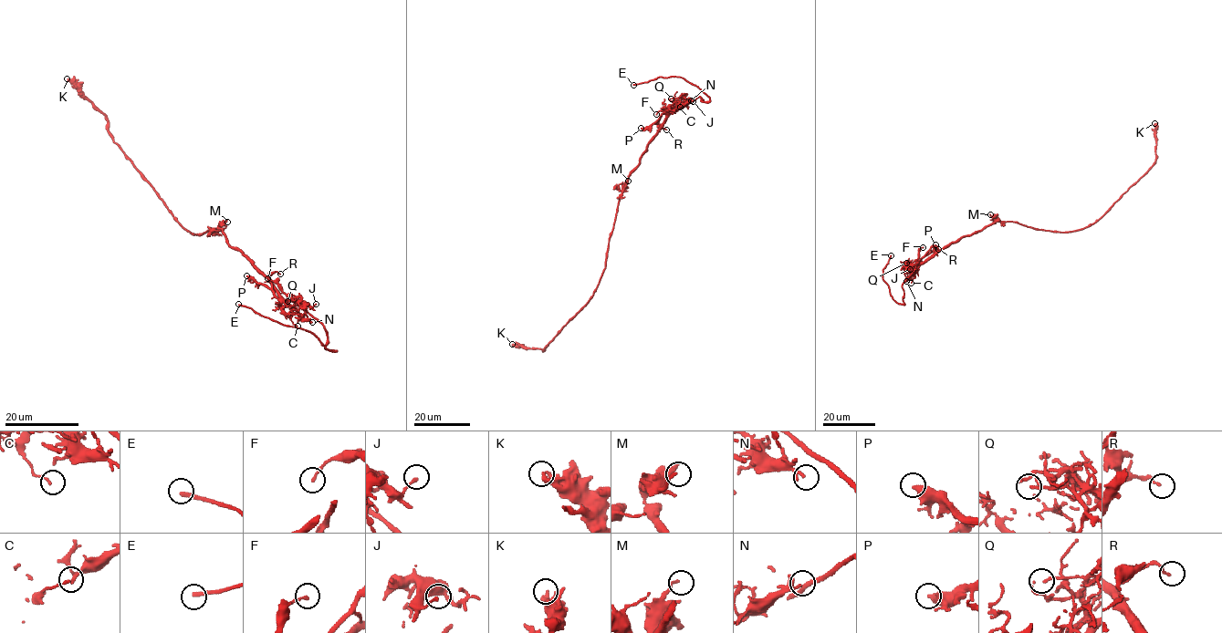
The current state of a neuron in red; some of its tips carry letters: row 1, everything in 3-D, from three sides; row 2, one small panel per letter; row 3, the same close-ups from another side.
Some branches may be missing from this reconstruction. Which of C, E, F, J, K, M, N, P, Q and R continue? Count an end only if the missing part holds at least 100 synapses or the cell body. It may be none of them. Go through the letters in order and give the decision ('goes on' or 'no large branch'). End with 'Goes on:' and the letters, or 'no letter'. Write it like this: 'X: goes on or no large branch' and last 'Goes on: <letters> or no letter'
C: no large branch
E: goes on
F: no large branch
J: no large branch
K: no large branch
M: no large branch
N: no large branch
P: no large branch
Q: no large branch
R: no large branch
Goes on: E

